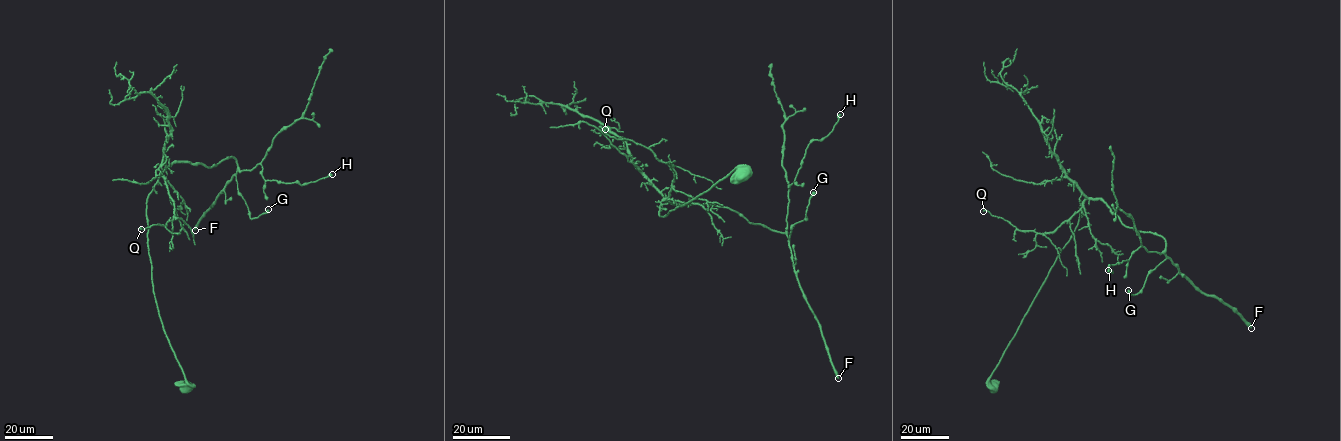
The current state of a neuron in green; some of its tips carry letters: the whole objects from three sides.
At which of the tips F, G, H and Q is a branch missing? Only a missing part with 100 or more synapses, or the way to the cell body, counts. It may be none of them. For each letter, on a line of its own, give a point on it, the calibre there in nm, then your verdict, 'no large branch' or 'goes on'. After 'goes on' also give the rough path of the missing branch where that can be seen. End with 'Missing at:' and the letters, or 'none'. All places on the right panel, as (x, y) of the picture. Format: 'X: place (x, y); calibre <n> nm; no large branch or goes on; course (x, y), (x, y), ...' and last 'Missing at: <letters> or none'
F: place (1251, 328); calibre 400 nm; goes on
G: place (1128, 290); calibre 550 nm; no large branch
H: place (1108, 270); calibre 480 nm; no large branch
Q: place (983, 211); calibre 200 nm; no large branch
Missing at: F

